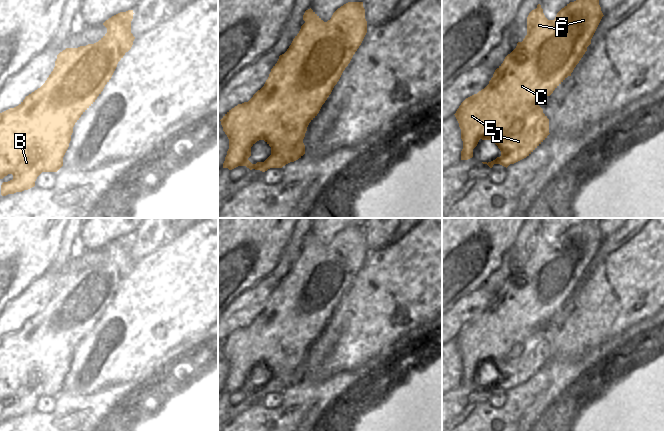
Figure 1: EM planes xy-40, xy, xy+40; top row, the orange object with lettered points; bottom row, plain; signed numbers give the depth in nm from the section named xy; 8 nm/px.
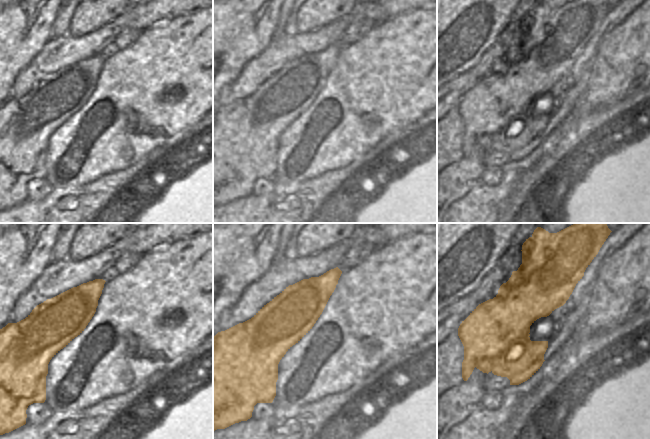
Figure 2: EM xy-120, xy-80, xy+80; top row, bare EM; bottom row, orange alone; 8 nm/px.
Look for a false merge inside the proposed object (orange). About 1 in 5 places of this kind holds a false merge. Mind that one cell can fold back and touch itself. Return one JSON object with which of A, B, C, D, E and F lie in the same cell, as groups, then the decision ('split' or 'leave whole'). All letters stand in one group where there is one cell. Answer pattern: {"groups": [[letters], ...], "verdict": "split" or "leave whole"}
{"groups": [["A", "B", "C", "D", "E", "F"]], "verdict": "leave whole"}

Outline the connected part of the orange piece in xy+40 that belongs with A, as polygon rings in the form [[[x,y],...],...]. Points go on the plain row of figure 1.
[[[599,218],[586,220],[580,224],[570,226],[562,232],[554,244],[548,244],[541,229],[532,234],[527,241],[527,259],[522,266],[518,266],[516,272],[508,278],[503,287],[495,294],[489,308],[479,315],[466,322],[454,338],[461,353],[463,373],[461,384],[468,384],[473,381],[473,373],[480,363],[493,364],[501,375],[501,380],[491,386],[482,386],[490,392],[494,388],[508,391],[527,380],[529,380],[550,358],[549,343],[538,329],[546,320],[553,315],[568,301],[571,300],[576,289],[579,287],[591,263],[603,241],[599,229]]]

